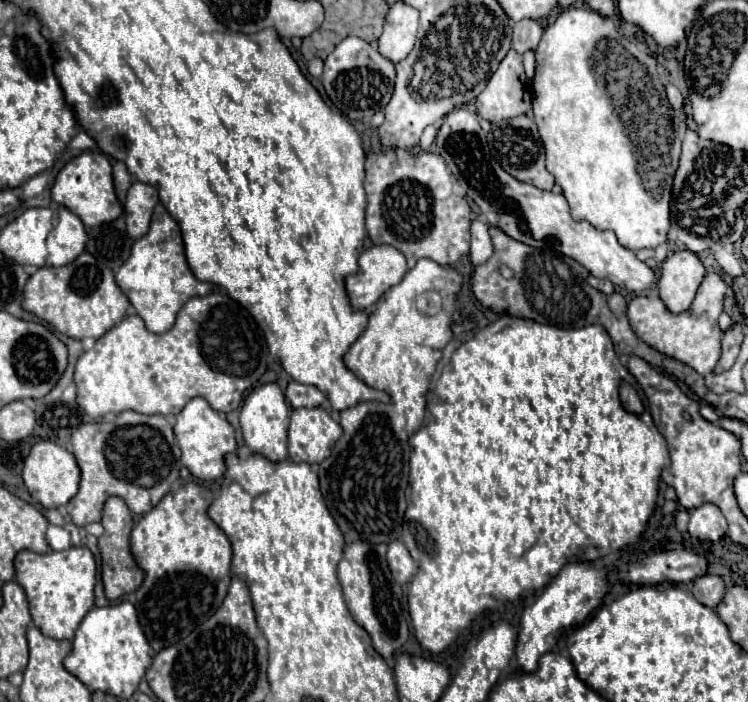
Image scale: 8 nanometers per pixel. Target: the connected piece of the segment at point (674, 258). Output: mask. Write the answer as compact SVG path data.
M678 250L664 260L658 278L658 290L670 312L680 314L690 308L704 274L706 268L702 260L690 250Z

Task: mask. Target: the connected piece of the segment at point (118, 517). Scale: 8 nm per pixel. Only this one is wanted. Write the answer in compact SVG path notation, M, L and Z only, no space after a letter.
M110 496L104 504L102 510L102 526L104 526L104 534L98 538L98 550L102 556L102 584L104 584L104 594L108 600L118 600L124 594L134 592L142 580L144 580L144 572L138 568L138 564L134 562L134 556L130 552L130 530L134 526L132 514L126 506L126 502L118 496Z

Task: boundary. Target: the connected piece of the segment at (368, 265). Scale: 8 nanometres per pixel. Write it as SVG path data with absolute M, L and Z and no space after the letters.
M372 246L372 248L364 250L358 258L358 272L346 276L346 280L344 280L352 310L372 310L374 304L378 302L378 298L404 278L406 270L408 270L408 266L406 266L404 254L392 246Z

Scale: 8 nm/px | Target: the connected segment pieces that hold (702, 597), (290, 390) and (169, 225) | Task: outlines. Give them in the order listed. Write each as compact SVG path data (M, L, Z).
M712 574L700 576L700 578L694 582L694 586L692 586L694 598L696 598L700 604L704 604L704 606L708 606L708 608L712 608L712 610L720 604L724 592L726 592L726 588L724 588L722 578L720 578L720 576L712 576Z
M294 380L286 388L286 400L290 402L292 408L314 408L324 406L328 402L324 392L320 392L316 386L306 386Z
M162 204L154 208L148 234L134 242L130 258L116 272L116 284L126 294L130 304L136 308L138 316L144 318L148 330L152 330L154 334L170 330L174 326L176 314L188 298L204 296L212 290L210 282L200 282L192 274L186 262L180 226L174 218L170 218L168 210Z

